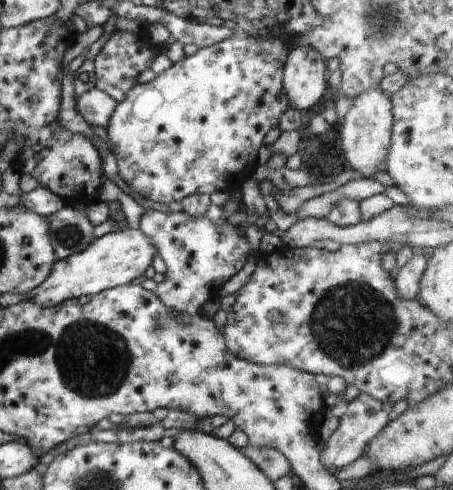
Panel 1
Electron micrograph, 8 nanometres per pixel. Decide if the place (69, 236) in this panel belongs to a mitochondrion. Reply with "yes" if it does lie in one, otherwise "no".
yes

